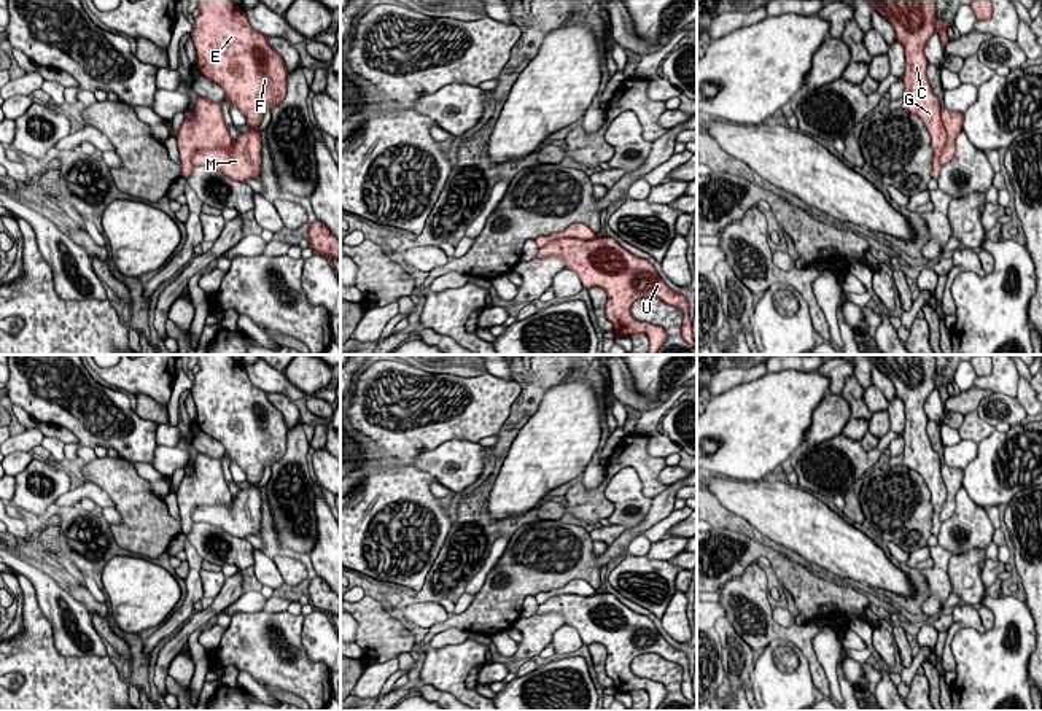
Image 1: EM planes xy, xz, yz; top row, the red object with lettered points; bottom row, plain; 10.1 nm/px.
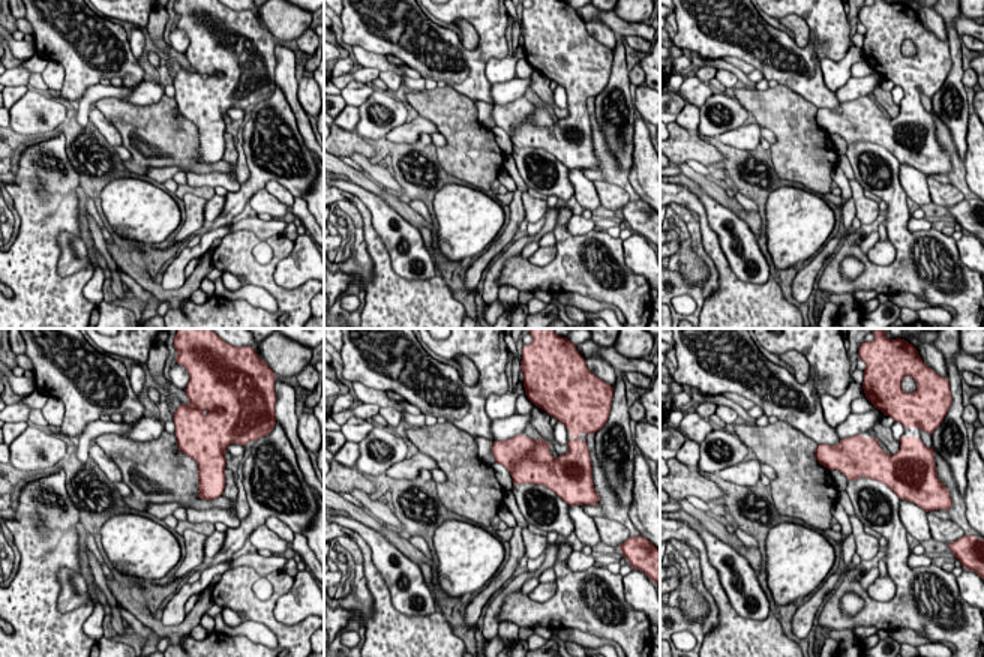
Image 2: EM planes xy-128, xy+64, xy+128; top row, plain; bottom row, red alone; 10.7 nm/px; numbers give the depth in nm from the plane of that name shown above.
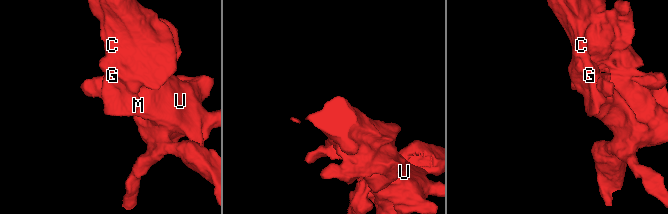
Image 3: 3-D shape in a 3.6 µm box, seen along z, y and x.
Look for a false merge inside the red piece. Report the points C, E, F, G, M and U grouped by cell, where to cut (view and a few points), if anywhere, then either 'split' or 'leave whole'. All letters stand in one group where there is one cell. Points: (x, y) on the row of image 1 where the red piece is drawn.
groups C E F G M U; cut none; leave whole

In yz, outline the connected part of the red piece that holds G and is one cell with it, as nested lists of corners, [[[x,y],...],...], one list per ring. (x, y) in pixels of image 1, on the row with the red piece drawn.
[[[867,0],[881,17],[891,22],[896,40],[905,51],[902,108],[918,116],[929,132],[932,148],[932,178],[955,159],[956,137],[962,129],[962,113],[943,111],[927,78],[924,46],[937,33],[948,45],[945,24],[937,21],[935,0]]]

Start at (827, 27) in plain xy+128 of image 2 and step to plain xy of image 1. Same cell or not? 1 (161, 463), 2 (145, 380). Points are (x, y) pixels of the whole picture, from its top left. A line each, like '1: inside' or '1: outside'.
1: outside
2: inside

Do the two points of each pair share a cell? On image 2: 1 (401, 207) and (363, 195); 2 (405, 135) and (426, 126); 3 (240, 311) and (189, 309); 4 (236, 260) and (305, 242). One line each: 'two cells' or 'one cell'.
1: two cells
2: one cell
3: one cell
4: two cells

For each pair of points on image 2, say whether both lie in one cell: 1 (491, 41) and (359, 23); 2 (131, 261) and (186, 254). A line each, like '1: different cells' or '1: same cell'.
1: same cell
2: different cells

